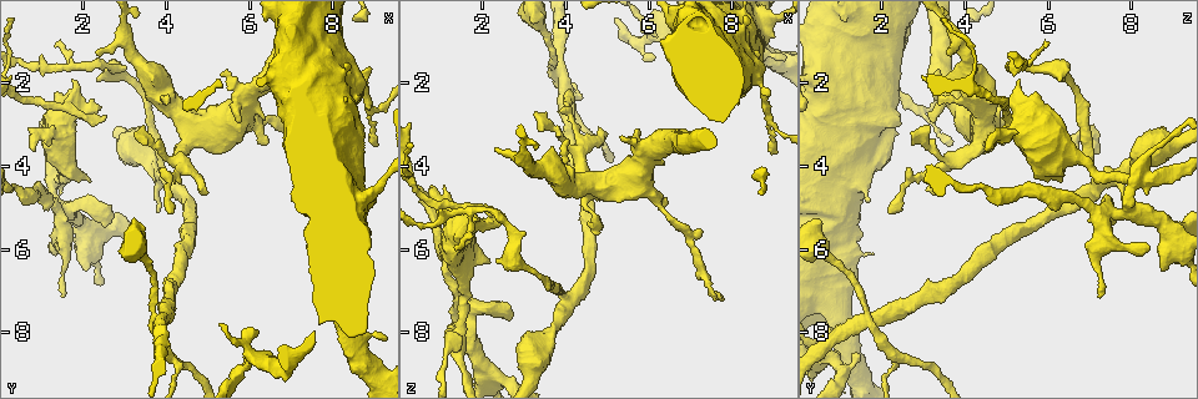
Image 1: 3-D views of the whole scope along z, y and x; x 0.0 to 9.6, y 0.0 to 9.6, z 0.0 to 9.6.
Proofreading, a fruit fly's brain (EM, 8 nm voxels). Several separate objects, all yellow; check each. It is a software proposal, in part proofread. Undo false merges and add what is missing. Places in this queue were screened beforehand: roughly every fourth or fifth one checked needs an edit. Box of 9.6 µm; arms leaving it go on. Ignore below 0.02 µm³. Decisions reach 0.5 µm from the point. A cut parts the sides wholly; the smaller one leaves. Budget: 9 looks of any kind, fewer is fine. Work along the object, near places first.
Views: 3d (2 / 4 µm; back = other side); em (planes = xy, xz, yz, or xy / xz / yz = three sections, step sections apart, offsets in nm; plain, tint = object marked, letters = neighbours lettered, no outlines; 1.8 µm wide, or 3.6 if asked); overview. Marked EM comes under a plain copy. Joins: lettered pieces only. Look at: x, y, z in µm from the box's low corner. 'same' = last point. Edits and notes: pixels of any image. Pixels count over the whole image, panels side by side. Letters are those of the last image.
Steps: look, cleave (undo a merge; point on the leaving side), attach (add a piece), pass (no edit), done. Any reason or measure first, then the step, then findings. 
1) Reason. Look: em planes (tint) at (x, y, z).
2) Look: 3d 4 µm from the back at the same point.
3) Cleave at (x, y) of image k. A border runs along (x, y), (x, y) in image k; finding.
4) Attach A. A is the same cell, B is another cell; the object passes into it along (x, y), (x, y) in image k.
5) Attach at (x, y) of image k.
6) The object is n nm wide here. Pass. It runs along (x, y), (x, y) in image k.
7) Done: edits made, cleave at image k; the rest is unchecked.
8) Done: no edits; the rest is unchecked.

Sharp bend. Look: em planes (letters) at (3.80, 7.75, 1.70).

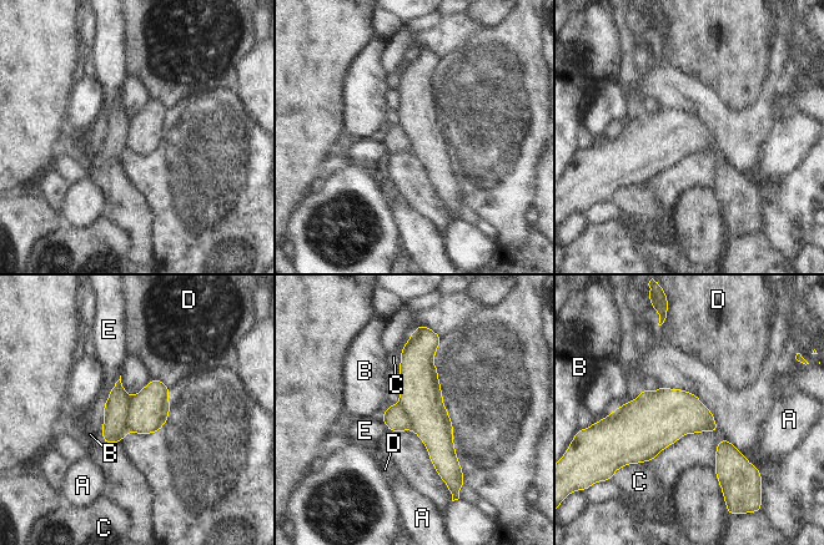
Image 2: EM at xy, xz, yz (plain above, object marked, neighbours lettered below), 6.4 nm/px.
Cleave at (115, 412) of image 2. A, B, C, D and E are other cells; a border runs along (131, 397), (127, 430) in image 2; two neurons meet here.

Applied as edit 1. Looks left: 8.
Look: overview.

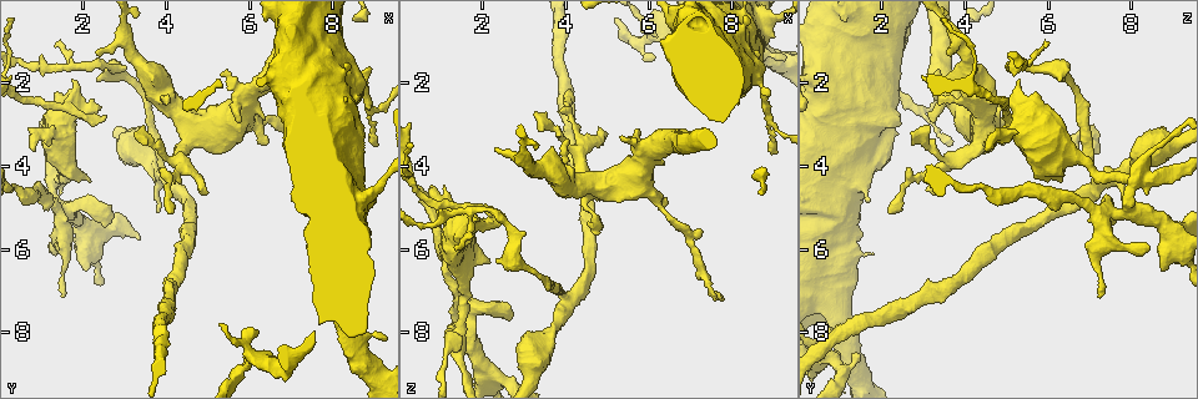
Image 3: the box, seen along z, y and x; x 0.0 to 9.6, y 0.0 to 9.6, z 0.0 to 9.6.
Free end. Look: 3d 2 µm at (6.15, 7.90, 0.85).

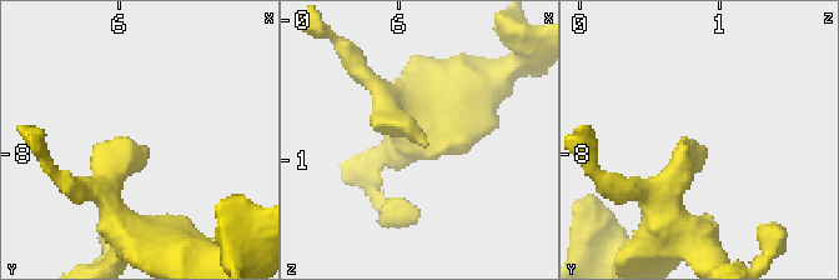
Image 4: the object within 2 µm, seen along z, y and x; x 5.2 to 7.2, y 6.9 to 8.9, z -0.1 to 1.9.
Need the tissue. Look: em xz step 8 (tint) at (6.20, 7.96, 0.88).

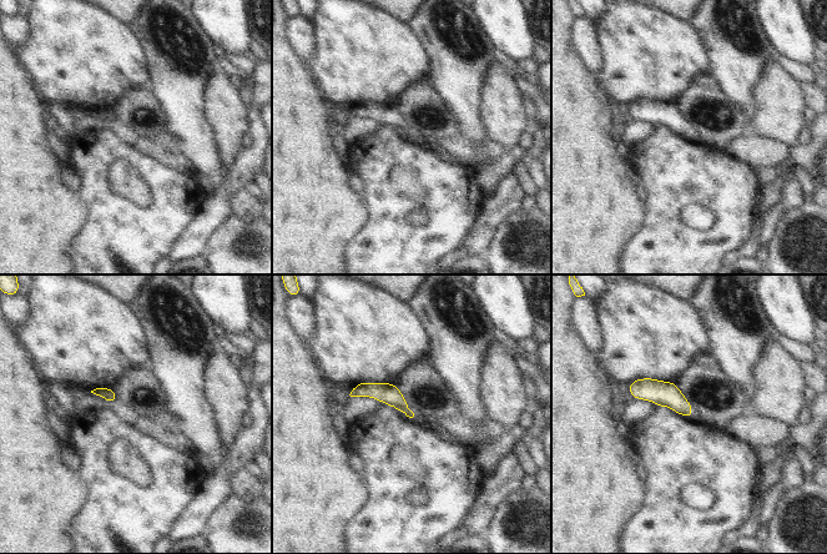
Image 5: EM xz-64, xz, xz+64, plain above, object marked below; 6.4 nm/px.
Look: em planes (letters) at the same point.

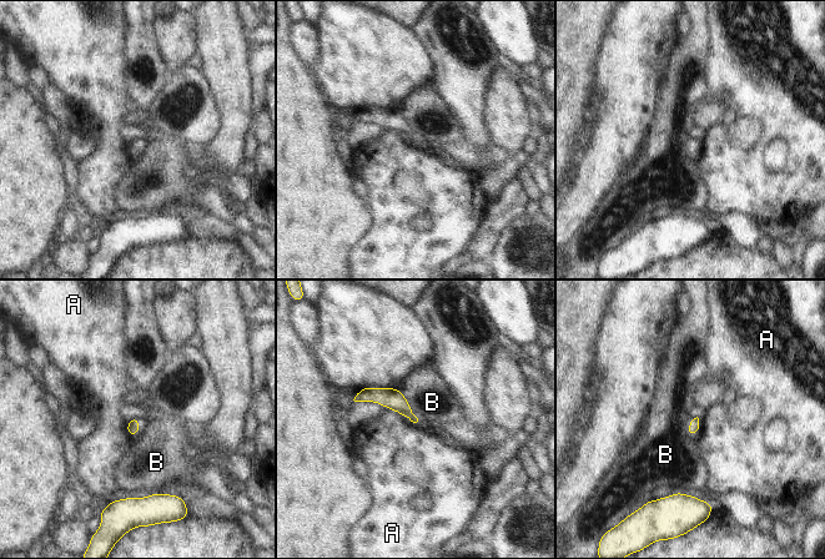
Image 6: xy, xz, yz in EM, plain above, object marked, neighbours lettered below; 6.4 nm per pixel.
The longest contact is with B, 260 nm. Pass. A and B are other cells; a border runs along (398, 388), (418, 421) in image 6; no lettered piece goes on from it.

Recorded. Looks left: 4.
Tapers out. Look: em yz step 8 (letters) at (4.10, 5.15, 2.15).

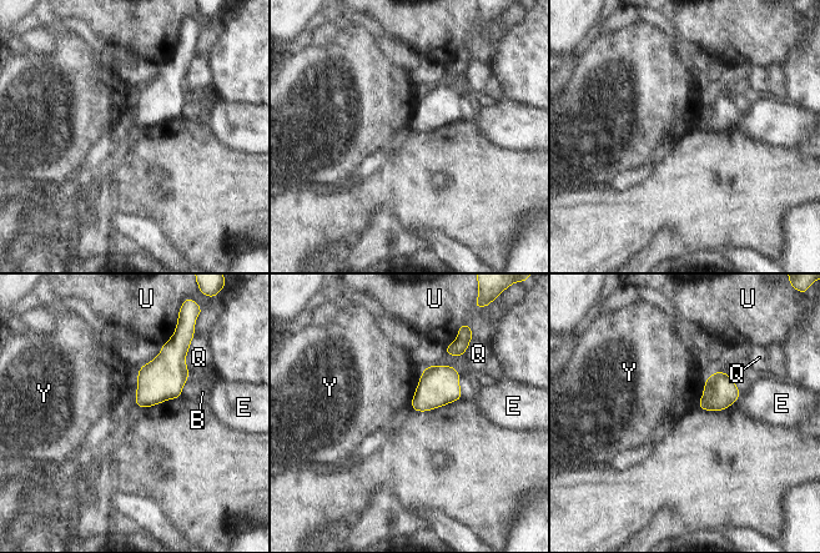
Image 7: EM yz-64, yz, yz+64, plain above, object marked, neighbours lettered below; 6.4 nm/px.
Attach B. B is the same cell, E, Q, U and Y are other cells; the object passes into it along (162, 378), (187, 376), (202, 392) in image 7; the neuron continues.

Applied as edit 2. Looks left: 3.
Look: 3d 4 µm from the back at (7.75, 3.75, 7.20).

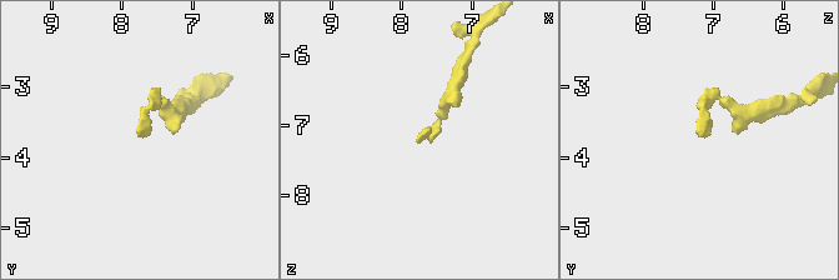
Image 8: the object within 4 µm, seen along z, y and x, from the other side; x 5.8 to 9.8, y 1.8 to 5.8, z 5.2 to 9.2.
Shape alone is not enough. Look: em 3.6 µm planes (tint) at (7.70, 3.70, 7.20).

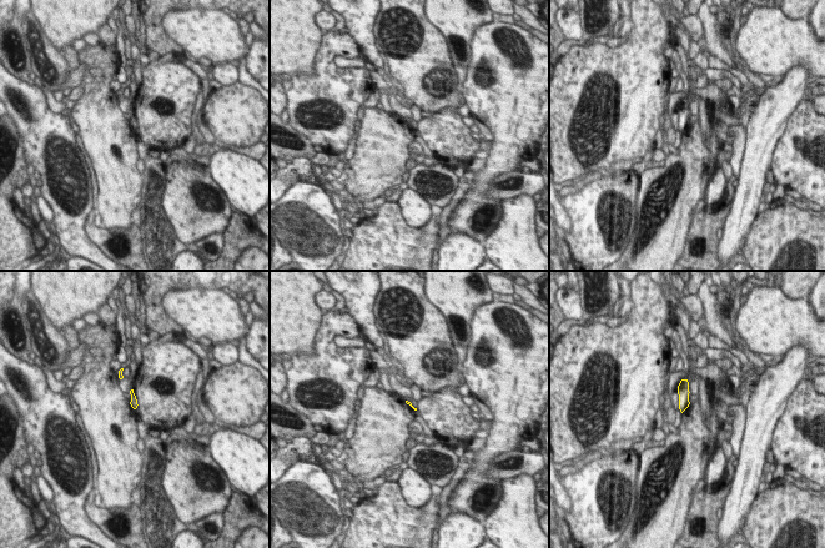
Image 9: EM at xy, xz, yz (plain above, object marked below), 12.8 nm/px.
Look: em 3.6 µm planes (letters) at the same point.

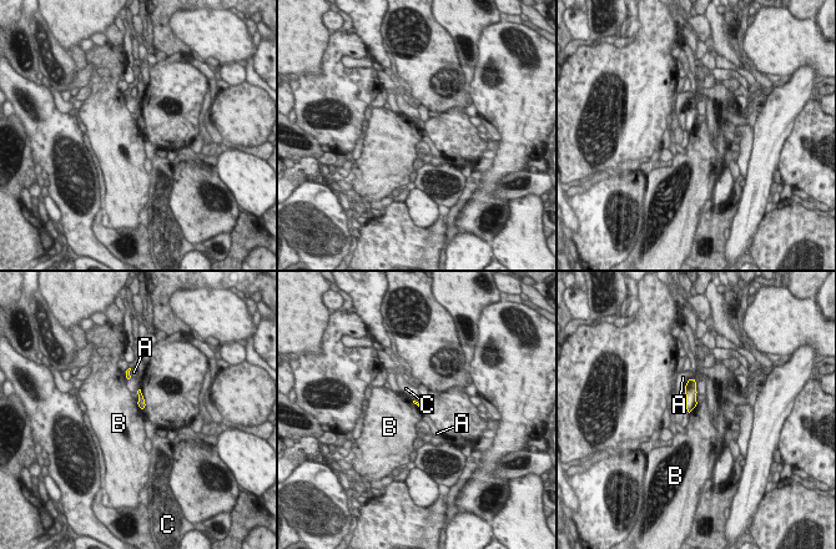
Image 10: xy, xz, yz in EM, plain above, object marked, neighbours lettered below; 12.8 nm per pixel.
Pass. A, B and C are other cells; a border runs along (136, 401), (136, 404), (142, 411) in image 10; no lettered piece goes on from it.

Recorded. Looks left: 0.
Done: edits made, cleave at image 2, attach at image 7; the rest is unchecked.

